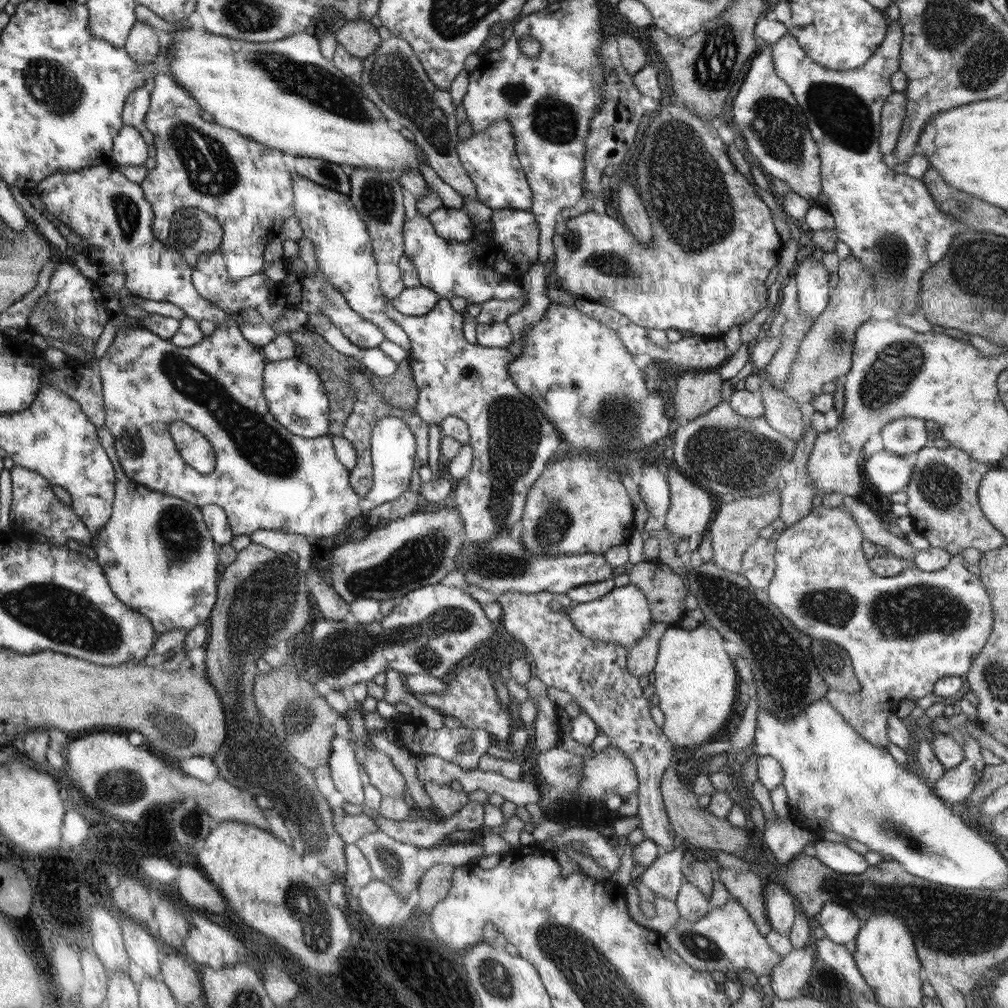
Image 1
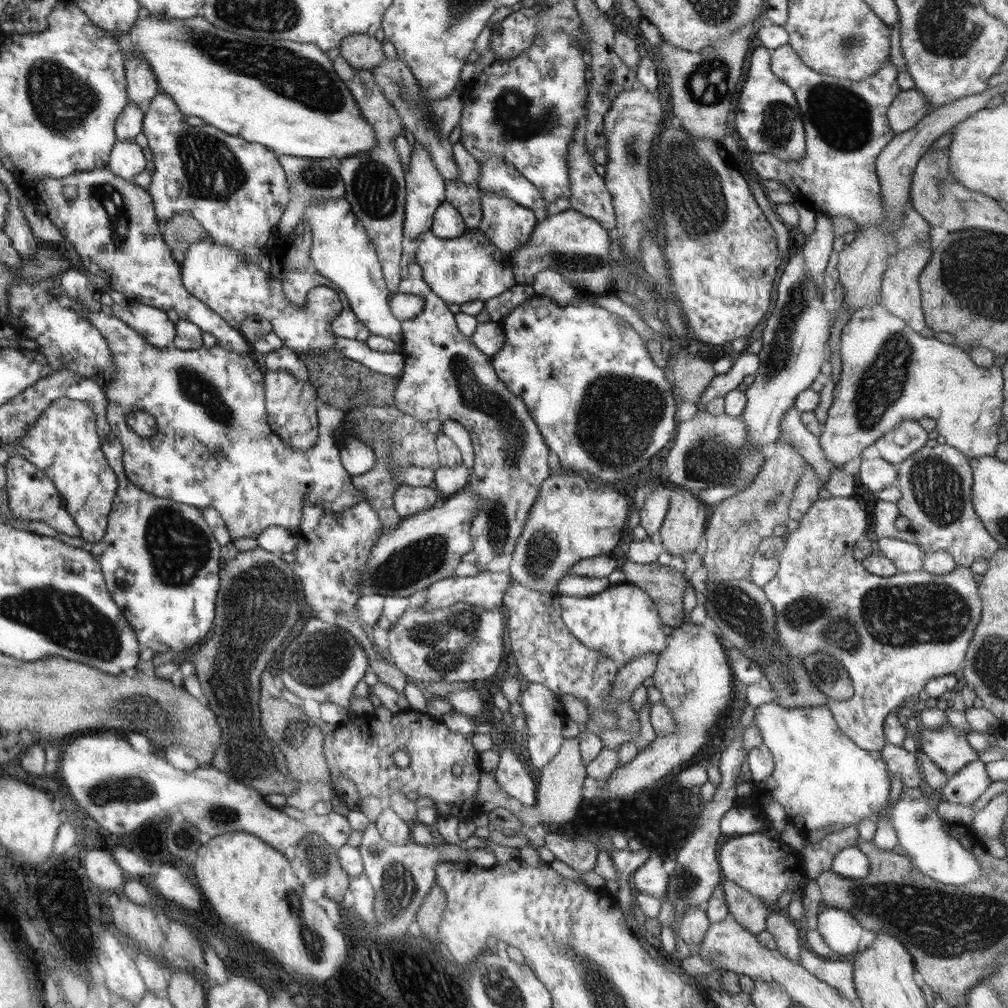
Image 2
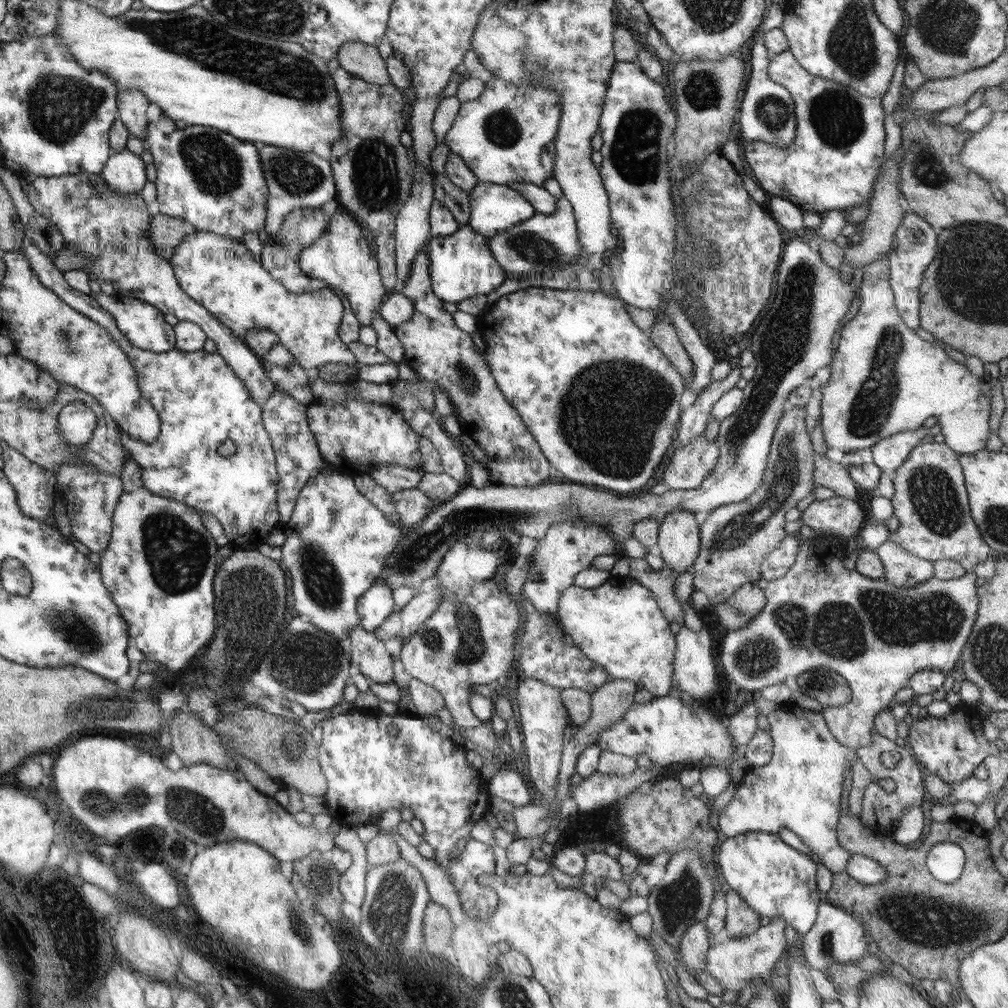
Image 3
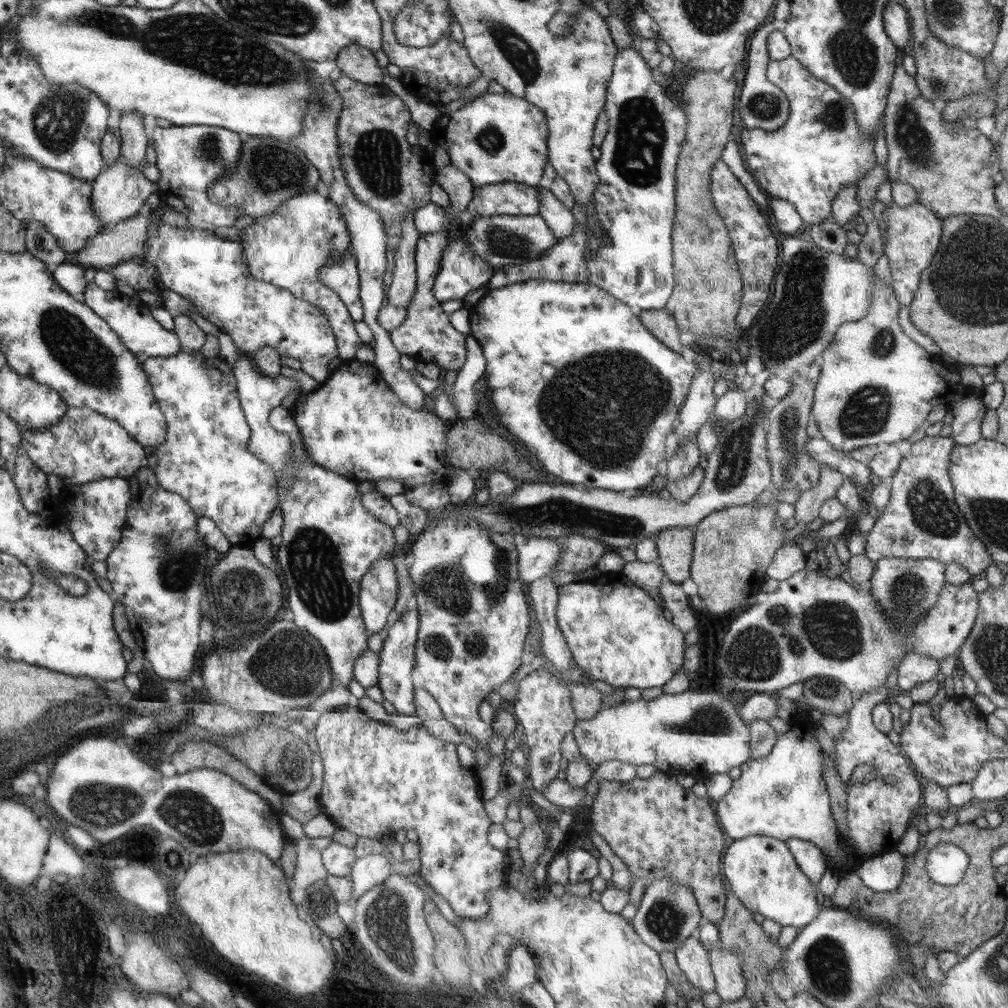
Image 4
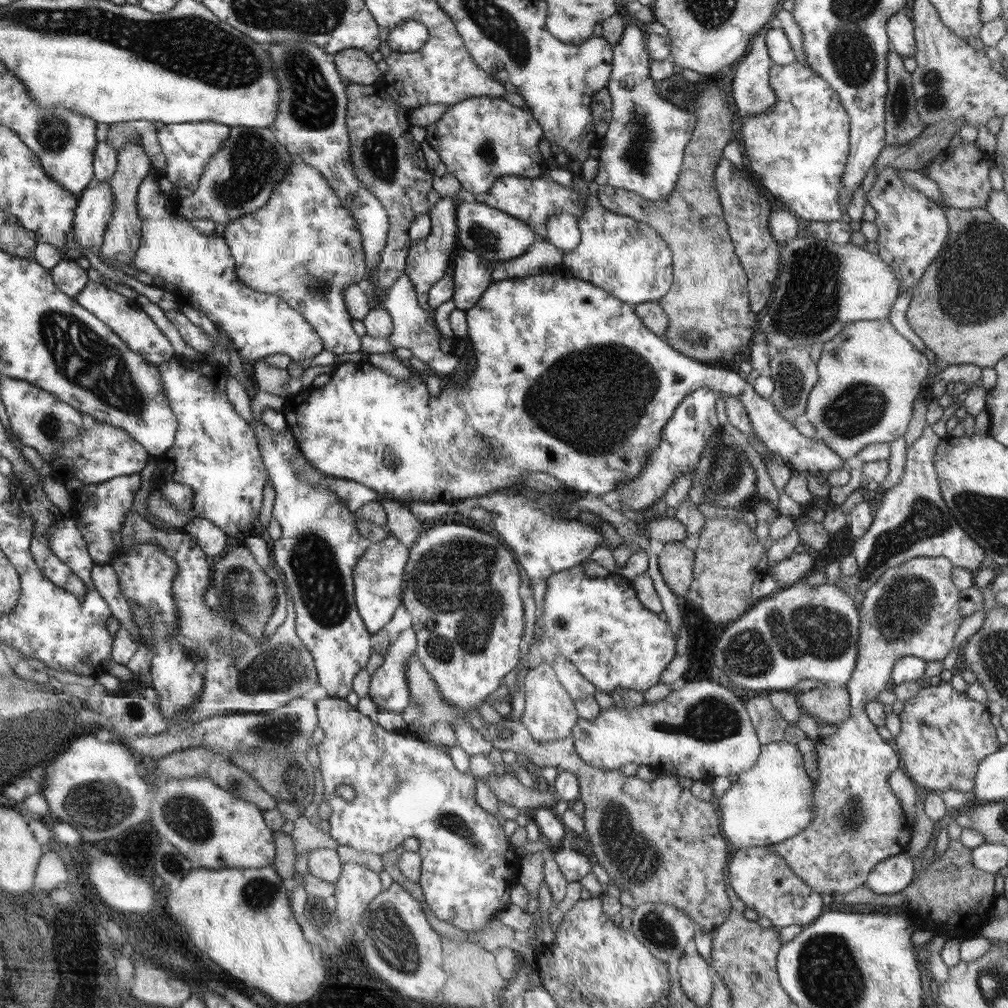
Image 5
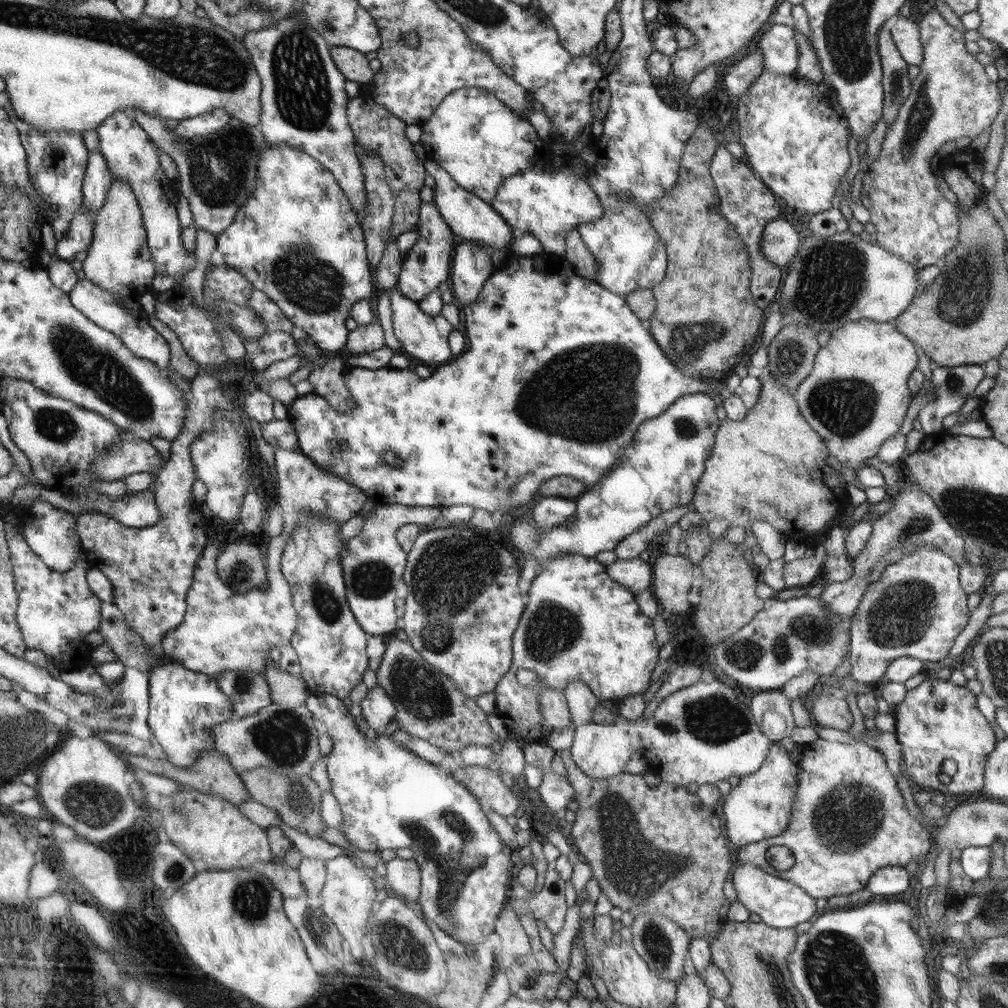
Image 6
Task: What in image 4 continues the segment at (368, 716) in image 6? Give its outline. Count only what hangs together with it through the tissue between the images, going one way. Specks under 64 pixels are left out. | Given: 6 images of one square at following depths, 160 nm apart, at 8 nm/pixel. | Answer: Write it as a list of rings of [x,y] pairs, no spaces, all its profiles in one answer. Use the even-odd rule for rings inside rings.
[[[417,609],[407,614],[393,618],[390,628],[386,628],[386,636],[382,651],[379,653],[378,689],[382,690],[383,697],[393,705],[397,714],[414,716],[416,707],[414,704],[414,689],[412,671],[415,669],[415,650],[417,634],[419,633],[419,612]]]

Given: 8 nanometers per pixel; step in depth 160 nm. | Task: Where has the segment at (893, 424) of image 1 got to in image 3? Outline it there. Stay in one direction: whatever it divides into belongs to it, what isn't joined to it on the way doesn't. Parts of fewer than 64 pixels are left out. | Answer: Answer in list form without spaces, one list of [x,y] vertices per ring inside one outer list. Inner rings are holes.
[[[922,427],[916,431],[898,432],[880,440],[880,443],[871,447],[873,463],[882,470],[896,471],[908,459],[910,452],[921,445],[922,439],[929,434],[930,431]]]

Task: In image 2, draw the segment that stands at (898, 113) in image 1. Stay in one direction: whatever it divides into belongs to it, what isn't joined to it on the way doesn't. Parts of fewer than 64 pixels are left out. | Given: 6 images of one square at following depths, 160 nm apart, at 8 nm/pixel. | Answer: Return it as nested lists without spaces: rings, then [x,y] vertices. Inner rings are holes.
[[[918,89],[900,91],[887,110],[887,119],[896,135],[914,128],[929,112],[929,102]]]

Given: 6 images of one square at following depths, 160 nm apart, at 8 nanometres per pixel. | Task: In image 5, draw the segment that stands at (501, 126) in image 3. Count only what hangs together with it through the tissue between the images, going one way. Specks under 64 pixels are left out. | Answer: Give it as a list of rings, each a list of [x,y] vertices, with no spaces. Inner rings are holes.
[[[470,97],[449,105],[442,113],[442,118],[425,126],[425,129],[425,141],[438,153],[440,160],[446,165],[447,172],[454,174],[462,188],[472,194],[488,194],[494,181],[501,176],[521,176],[529,179],[544,176],[545,159],[538,148],[538,142],[544,137],[543,128],[528,107],[527,110],[518,108],[502,97]]]

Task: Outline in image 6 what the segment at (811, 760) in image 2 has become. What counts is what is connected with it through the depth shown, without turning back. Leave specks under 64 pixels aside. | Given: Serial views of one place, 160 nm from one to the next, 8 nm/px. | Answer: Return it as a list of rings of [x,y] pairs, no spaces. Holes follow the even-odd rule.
[[[772,742],[764,764],[752,774],[740,777],[738,785],[723,795],[722,816],[726,836],[739,848],[778,836],[790,824],[794,793],[798,786],[799,768],[792,762],[790,752]]]

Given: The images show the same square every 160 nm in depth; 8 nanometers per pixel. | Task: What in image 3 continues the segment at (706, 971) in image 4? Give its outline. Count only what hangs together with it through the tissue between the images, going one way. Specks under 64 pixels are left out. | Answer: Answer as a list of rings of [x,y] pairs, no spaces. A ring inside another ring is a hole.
[[[705,922],[694,924],[684,932],[678,944],[684,968],[688,966],[692,972],[705,970],[710,935]]]

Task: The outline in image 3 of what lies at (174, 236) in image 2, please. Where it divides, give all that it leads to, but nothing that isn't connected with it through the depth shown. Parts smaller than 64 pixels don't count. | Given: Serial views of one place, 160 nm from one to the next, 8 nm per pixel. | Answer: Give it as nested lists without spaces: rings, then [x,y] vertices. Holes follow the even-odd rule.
[[[159,213],[150,219],[147,238],[155,252],[169,259],[175,254],[175,246],[194,231],[196,231],[194,225],[184,219]]]

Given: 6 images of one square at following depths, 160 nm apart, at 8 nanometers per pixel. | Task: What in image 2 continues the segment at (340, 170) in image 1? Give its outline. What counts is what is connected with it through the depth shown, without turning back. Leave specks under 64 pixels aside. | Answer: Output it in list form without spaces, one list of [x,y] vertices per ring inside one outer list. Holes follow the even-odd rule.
[[[278,155],[277,157],[281,167],[285,169],[290,191],[290,204],[286,206],[286,212],[282,214],[280,223],[277,224],[276,228],[276,234],[280,238],[291,233],[293,228],[303,219],[308,202],[311,202],[313,198],[342,198],[345,195],[345,183],[337,171],[336,161],[288,155]]]

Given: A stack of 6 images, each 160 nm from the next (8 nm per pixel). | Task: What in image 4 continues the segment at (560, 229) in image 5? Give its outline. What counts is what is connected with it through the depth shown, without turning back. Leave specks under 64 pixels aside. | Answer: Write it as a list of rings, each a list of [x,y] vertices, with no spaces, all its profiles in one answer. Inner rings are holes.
[[[537,187],[537,189],[541,198],[538,215],[551,227],[551,231],[556,238],[561,240],[570,236],[573,230],[577,228],[577,222],[571,210],[568,210],[564,206],[565,204],[552,194],[551,190],[543,187]]]

